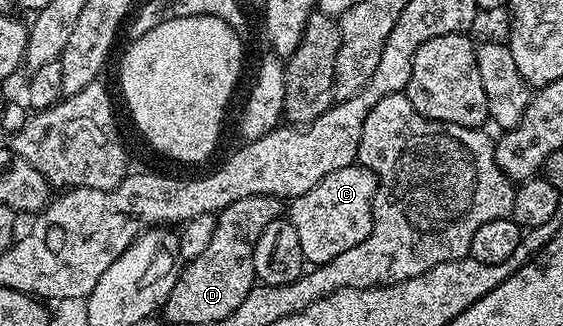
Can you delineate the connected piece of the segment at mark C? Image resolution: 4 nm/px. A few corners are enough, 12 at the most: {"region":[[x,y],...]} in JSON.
{"region":[[355,162],[293,197],[307,265],[372,234],[378,177]]}

